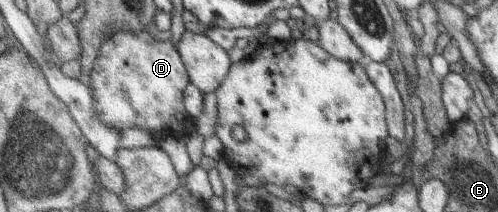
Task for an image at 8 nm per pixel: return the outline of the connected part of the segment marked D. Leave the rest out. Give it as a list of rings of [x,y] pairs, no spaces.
[[[123,29],[103,44],[89,73],[89,88],[94,100],[96,117],[119,132],[128,128],[148,130],[151,133],[180,133],[188,119],[182,107],[182,89],[188,86],[188,77],[182,57],[171,40],[154,41],[148,32]]]

